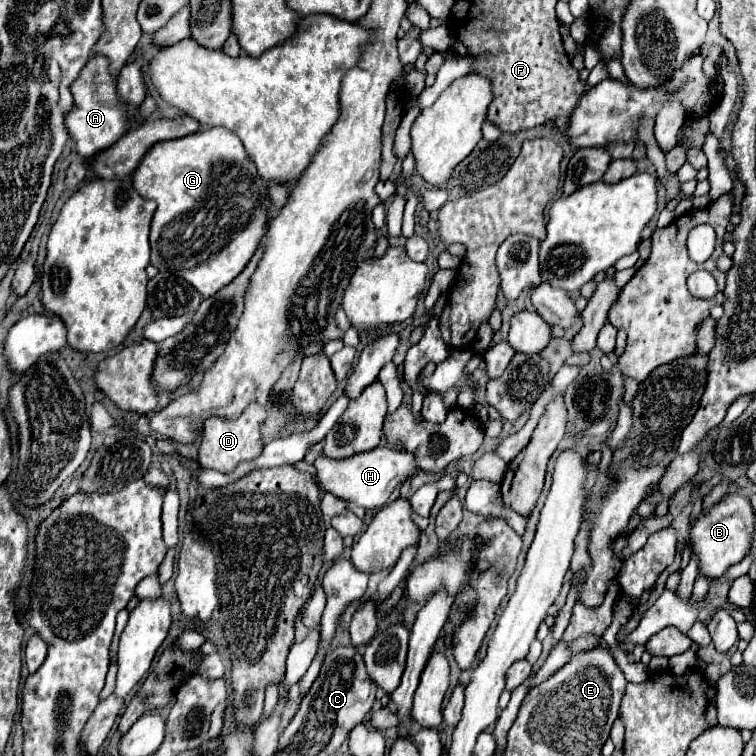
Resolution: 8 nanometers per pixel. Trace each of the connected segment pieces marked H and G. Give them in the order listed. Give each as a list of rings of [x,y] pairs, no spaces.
[[[376,447],[374,451],[356,453],[354,457],[346,459],[330,459],[324,453],[320,453],[314,461],[314,467],[316,467],[316,479],[328,493],[344,501],[352,501],[364,509],[380,509],[388,501],[390,493],[416,471],[416,457],[410,451]]]
[[[202,129],[180,139],[160,141],[142,157],[138,169],[134,169],[132,185],[142,197],[158,203],[150,227],[150,263],[160,271],[178,273],[178,277],[188,281],[204,297],[216,295],[242,273],[266,233],[270,219],[268,187],[258,175],[254,161],[246,155],[242,141],[228,129]]]

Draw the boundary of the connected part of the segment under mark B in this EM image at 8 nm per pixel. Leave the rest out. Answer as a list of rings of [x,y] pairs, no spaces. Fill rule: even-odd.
[[[726,495],[712,509],[702,511],[690,529],[690,549],[698,557],[698,569],[702,575],[716,579],[730,565],[742,561],[750,549],[754,533],[754,511],[750,499],[744,495]]]

